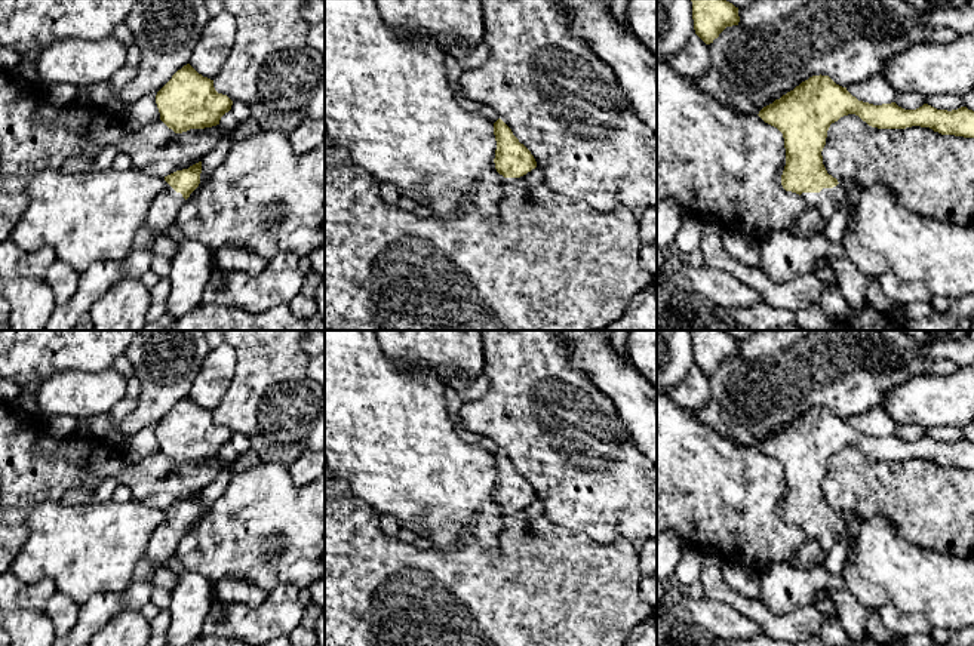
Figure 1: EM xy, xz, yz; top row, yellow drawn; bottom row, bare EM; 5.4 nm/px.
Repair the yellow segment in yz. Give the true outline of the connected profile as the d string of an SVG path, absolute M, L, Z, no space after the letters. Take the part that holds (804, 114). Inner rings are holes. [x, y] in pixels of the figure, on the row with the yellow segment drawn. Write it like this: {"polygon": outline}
{"polygon": "M812 76L759 111L784 138L786 166L781 185L802 197L806 210L789 233L796 237L823 234L842 200L842 187L827 173L821 151L827 130L841 117L855 114L872 127L930 127L941 135L974 138L974 111L937 110L928 104L904 110L895 102L873 105L858 101L829 76Z"}

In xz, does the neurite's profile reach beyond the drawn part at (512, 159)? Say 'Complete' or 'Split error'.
Complete

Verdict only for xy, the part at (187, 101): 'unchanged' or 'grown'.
unchanged

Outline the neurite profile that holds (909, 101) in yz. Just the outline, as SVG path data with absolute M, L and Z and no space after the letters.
M916 92L897 93L894 102L904 110L916 110L927 104L927 96L922 96Z

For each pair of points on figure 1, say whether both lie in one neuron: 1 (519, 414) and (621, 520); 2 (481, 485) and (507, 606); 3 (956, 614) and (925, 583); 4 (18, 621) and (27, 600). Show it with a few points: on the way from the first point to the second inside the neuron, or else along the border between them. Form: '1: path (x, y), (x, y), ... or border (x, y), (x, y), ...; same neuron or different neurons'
1: path (546, 440), (547, 446), (598, 494); same neuron
2: border (501, 517), (494, 551), (469, 535), (463, 538); different neurons
3: path (949, 606), (933, 590); same neuron
4: border (42, 608), (20, 608), (15, 611); different neurons

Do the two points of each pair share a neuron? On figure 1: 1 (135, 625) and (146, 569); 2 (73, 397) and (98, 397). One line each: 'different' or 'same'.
1: different
2: same

